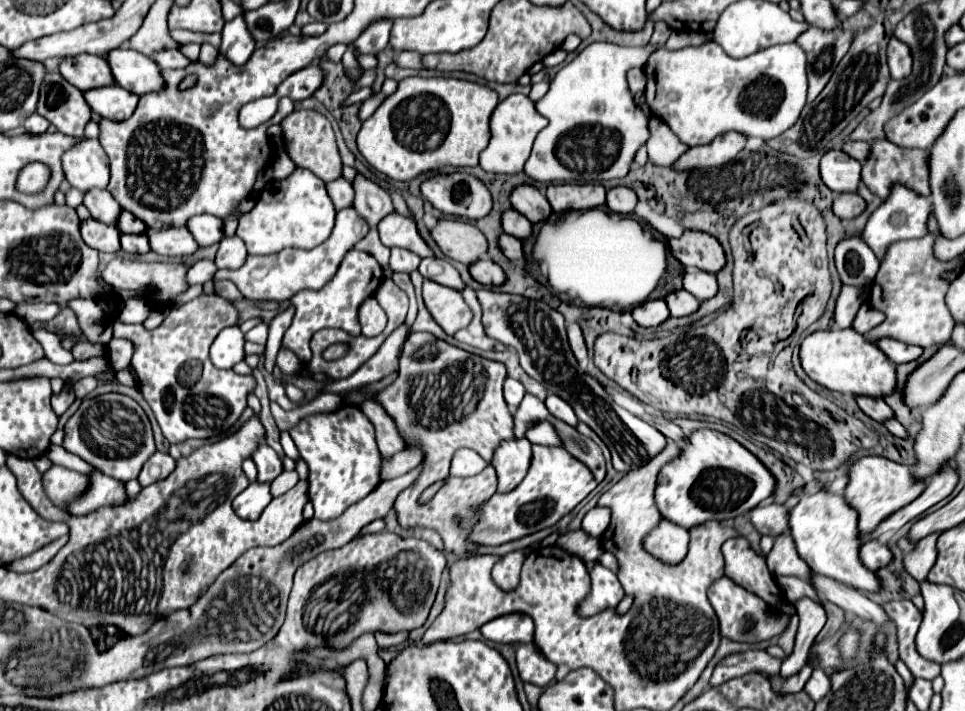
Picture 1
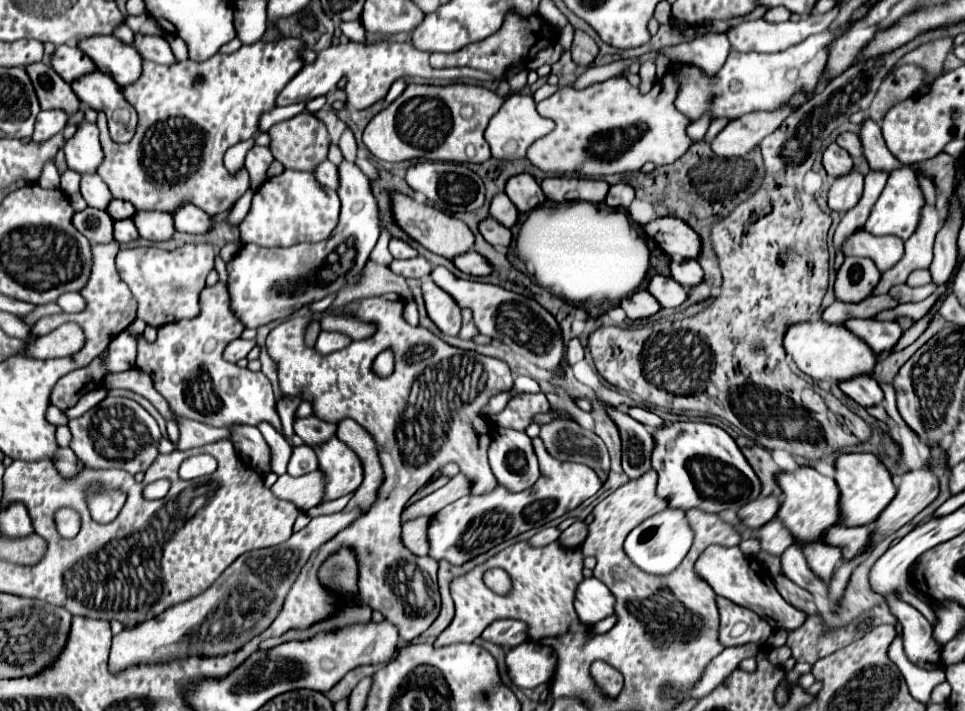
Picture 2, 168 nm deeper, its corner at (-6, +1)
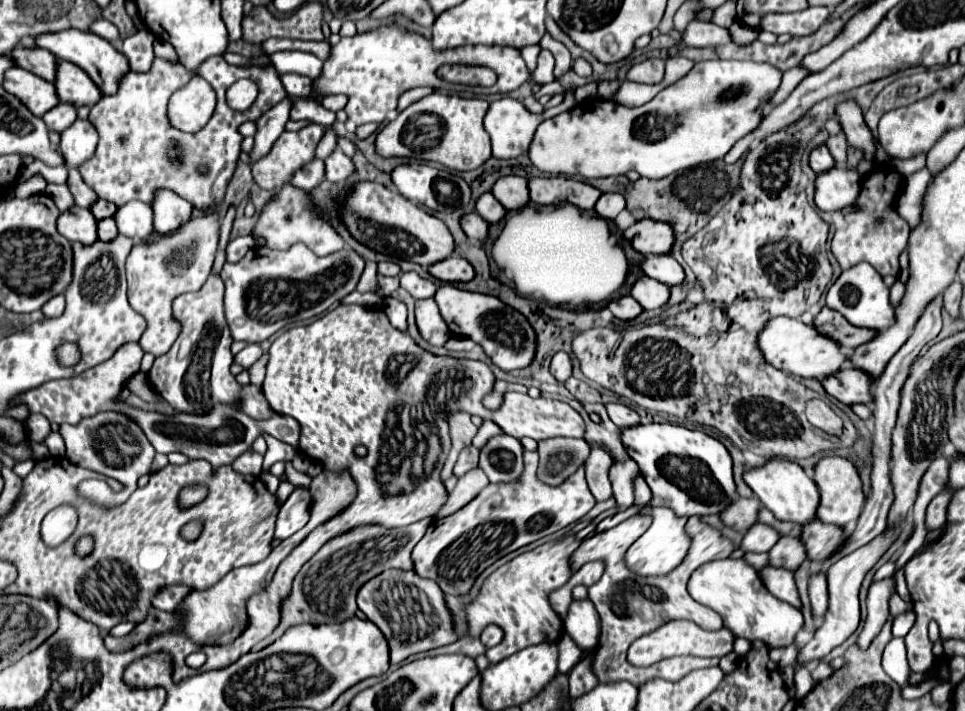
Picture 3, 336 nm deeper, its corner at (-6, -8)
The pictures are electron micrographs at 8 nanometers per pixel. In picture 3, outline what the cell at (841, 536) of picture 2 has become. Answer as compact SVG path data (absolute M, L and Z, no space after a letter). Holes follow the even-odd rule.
M818 519L806 523L802 529L804 529L802 543L806 545L808 559L814 563L822 563L822 561L830 559L832 555L836 555L840 551L842 543L846 543L842 527L826 525Z

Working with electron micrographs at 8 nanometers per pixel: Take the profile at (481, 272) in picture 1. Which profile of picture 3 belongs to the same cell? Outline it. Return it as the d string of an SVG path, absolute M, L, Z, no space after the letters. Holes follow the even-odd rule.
M452 255L450 259L444 259L440 263L434 263L430 267L430 273L440 279L440 281L448 281L448 283L458 283L458 281L470 281L474 279L474 267L470 267L470 263L462 257Z

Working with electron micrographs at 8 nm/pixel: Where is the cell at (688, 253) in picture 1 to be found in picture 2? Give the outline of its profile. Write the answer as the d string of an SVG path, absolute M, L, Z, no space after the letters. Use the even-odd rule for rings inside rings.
M674 216L656 218L642 226L646 236L656 238L658 246L666 254L678 254L682 258L698 258L700 254L700 238L690 230L690 226Z

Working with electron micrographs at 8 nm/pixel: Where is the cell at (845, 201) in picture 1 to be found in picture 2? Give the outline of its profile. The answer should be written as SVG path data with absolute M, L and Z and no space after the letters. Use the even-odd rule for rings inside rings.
M852 170L846 176L836 178L830 186L830 192L828 192L830 210L836 210L836 212L850 210L860 200L862 186L864 186L864 176L856 170Z

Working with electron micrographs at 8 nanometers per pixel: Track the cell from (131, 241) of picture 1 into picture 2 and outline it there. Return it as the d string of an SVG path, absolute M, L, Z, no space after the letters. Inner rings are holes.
M130 218L114 222L114 240L118 240L120 244L126 244L136 238L138 238L138 232L134 230L134 222L130 222Z

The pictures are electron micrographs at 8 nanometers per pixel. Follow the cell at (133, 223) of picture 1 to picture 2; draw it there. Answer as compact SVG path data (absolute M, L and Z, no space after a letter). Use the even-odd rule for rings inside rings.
M110 200L110 204L106 206L106 212L114 218L114 220L122 220L122 218L132 218L134 216L134 206L130 202L124 200Z

